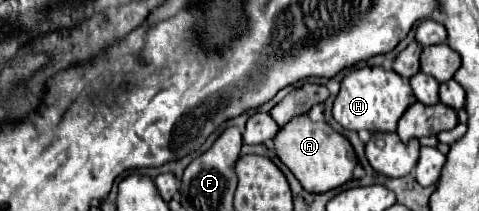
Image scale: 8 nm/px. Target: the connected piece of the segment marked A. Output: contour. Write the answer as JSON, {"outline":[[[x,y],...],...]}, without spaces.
{"outline":[[[306,114],[296,116],[280,128],[274,144],[278,158],[290,168],[290,172],[308,192],[326,192],[342,186],[352,178],[352,170],[356,166],[356,152],[352,144],[326,122],[312,122]]]}

